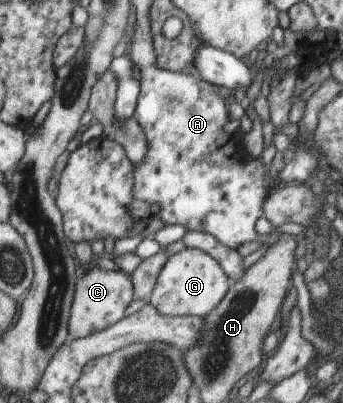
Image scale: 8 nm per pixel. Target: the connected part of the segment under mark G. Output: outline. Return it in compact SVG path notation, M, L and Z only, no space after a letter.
M185 247L164 261L147 301L161 315L205 317L223 300L228 286L224 271L208 253Z

